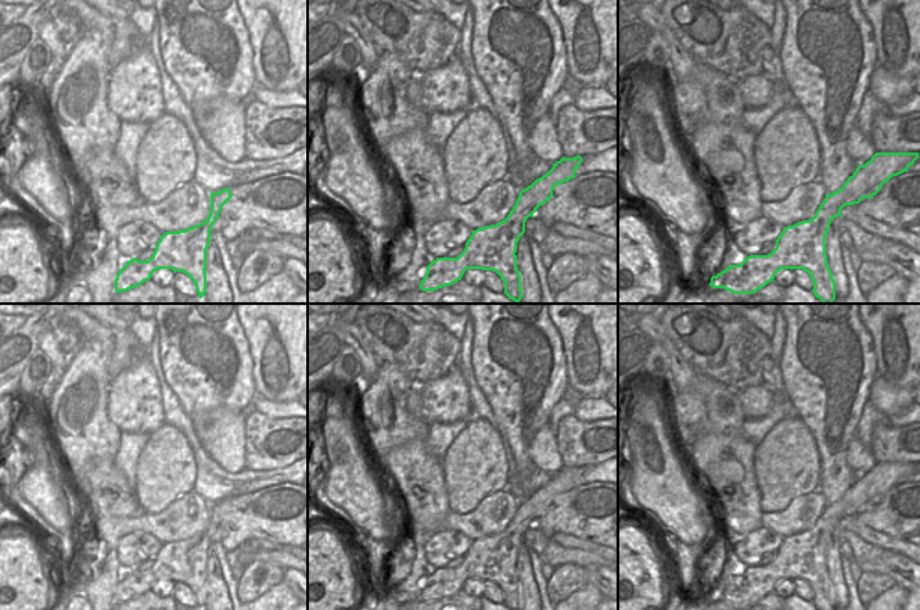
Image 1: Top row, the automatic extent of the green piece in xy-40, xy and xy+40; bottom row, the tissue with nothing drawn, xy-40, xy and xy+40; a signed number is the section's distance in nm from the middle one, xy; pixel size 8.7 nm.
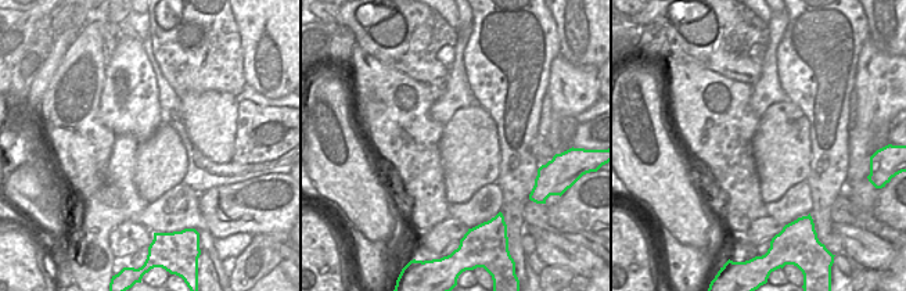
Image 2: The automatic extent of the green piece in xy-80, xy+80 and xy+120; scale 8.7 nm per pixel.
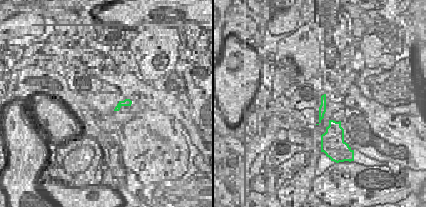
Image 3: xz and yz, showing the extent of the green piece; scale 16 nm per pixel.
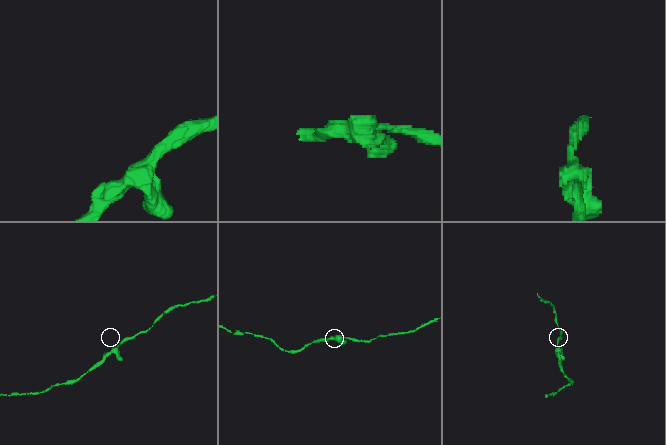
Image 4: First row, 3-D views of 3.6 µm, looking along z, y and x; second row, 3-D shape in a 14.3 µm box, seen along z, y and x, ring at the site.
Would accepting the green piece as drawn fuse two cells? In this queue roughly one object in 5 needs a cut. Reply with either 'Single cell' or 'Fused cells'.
Single cell

